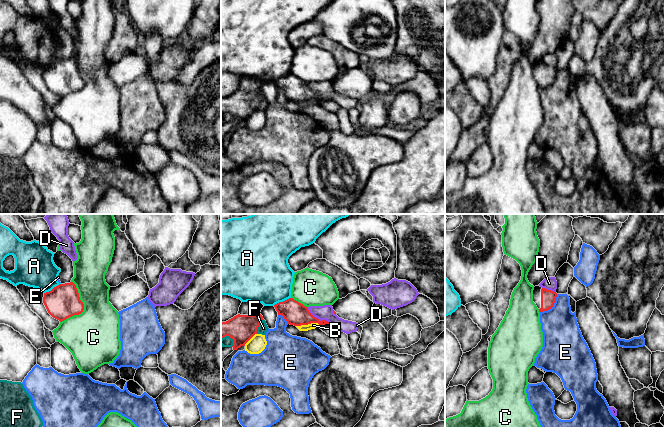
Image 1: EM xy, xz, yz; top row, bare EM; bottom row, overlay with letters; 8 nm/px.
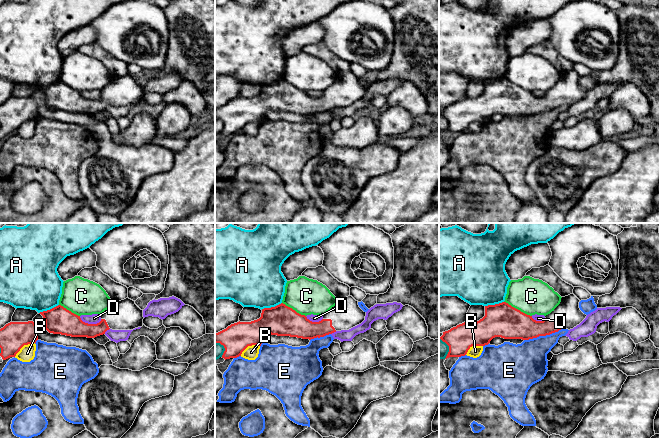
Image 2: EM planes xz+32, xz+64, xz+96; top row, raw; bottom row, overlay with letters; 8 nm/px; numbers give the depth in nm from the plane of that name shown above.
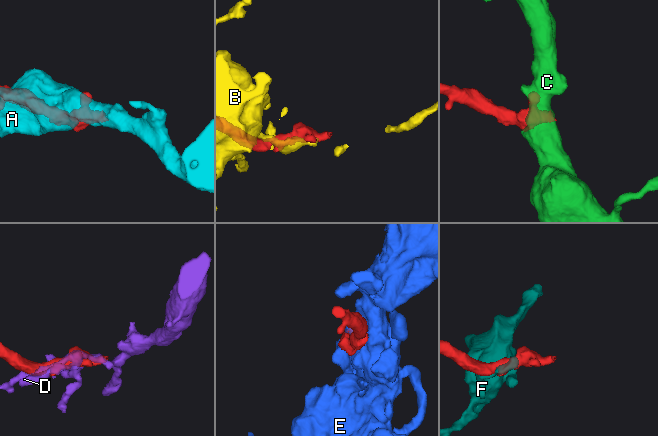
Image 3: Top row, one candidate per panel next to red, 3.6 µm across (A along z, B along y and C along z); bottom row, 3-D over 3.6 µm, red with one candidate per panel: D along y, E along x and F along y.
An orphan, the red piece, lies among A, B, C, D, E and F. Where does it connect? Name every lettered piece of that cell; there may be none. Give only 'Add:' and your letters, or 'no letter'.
Add: no letter

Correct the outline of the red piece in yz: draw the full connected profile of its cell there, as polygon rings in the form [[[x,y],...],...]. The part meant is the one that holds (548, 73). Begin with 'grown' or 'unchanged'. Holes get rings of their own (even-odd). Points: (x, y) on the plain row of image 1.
grown; [[[535,62],[533,66],[533,78],[536,80],[539,88],[551,85],[555,79],[557,69],[547,66],[540,62]]]

